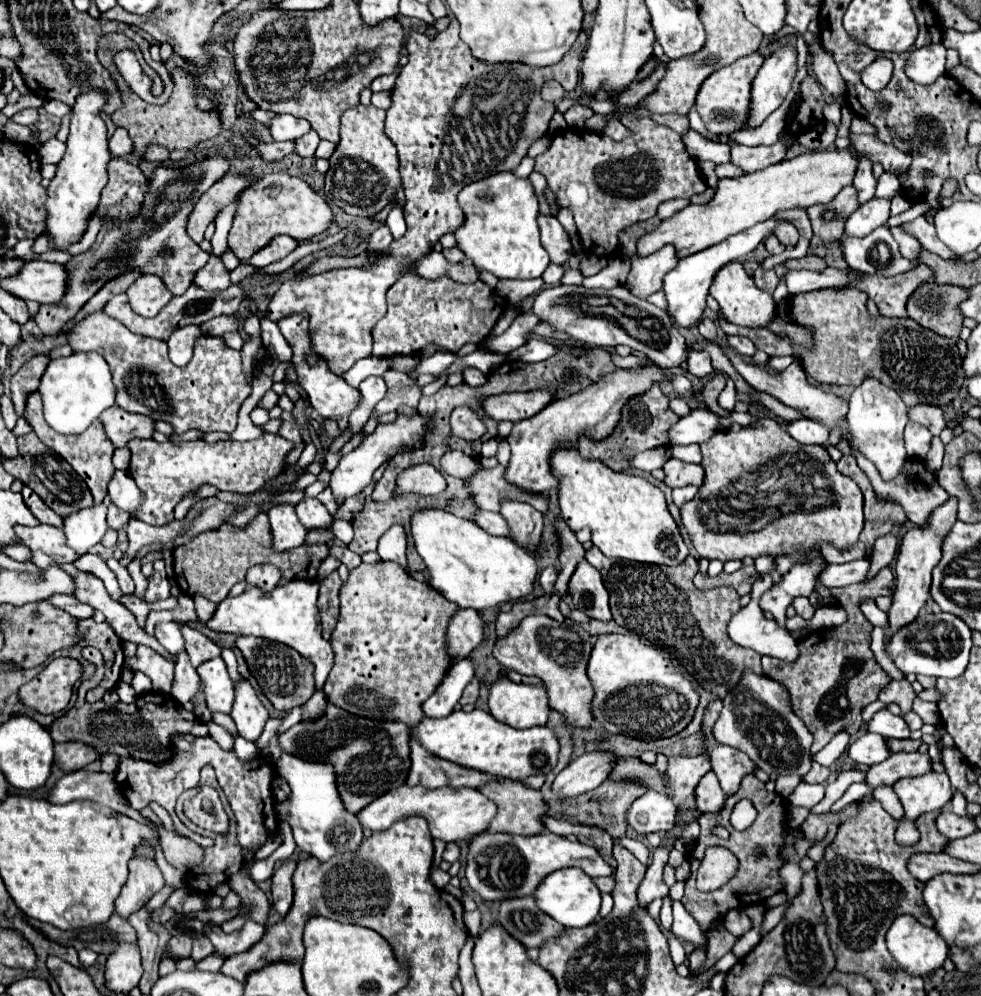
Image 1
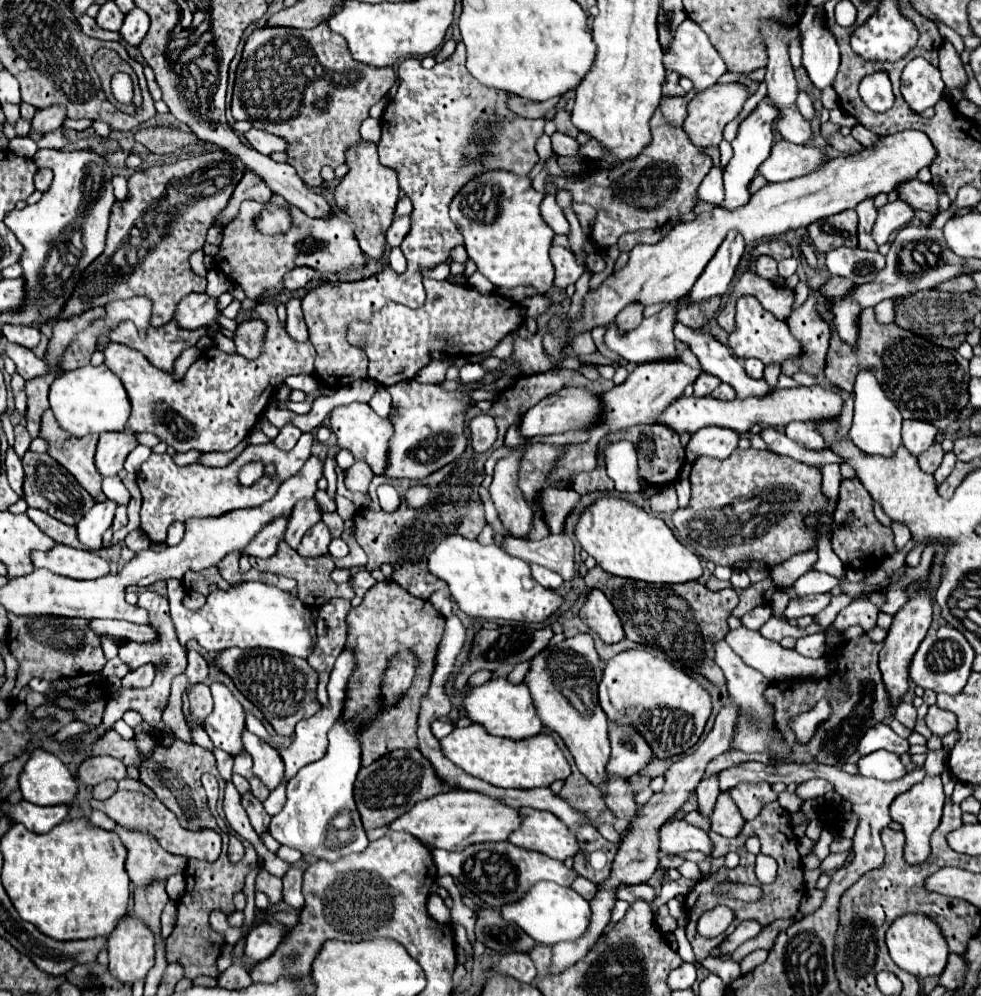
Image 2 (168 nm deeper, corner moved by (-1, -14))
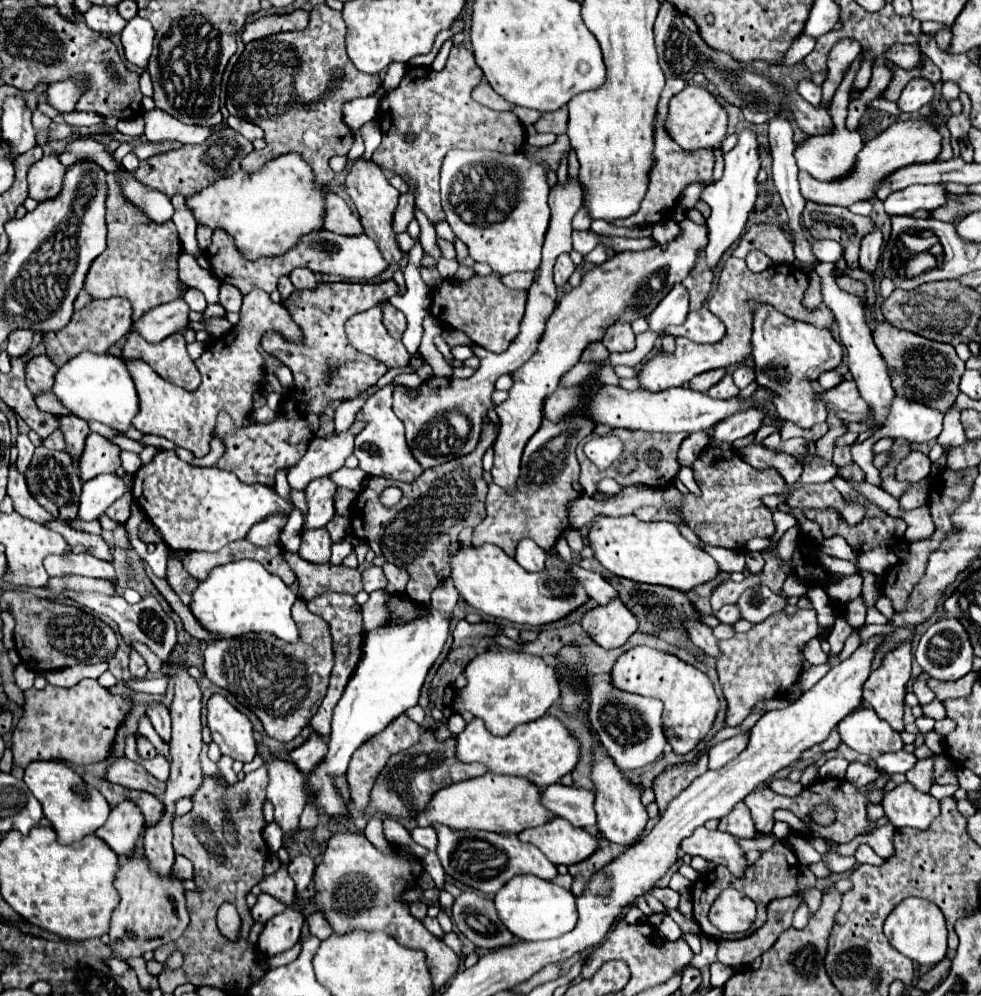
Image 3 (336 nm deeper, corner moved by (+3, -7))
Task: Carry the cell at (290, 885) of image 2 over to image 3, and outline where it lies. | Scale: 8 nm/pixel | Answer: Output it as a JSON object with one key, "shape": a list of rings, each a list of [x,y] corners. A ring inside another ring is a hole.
{"shape":[[[299,855],[289,863],[289,875],[295,881],[295,891],[301,893],[311,883],[311,875],[315,869],[315,861],[307,855]]]}

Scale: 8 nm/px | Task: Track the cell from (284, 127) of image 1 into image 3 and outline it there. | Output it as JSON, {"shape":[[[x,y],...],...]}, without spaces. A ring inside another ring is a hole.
{"shape":[[[229,117],[227,119],[227,125],[231,129],[235,129],[237,133],[241,133],[245,139],[249,141],[255,141],[255,139],[263,139],[263,129],[257,127],[255,123],[249,123],[245,119],[239,119],[239,117]]]}

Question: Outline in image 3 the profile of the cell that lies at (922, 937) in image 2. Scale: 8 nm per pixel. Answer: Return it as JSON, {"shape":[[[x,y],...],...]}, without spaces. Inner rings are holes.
{"shape":[[[909,897],[901,901],[885,919],[883,931],[889,943],[901,955],[909,957],[911,961],[917,961],[919,965],[937,965],[947,953],[947,925],[939,907],[933,905],[931,901],[917,897]]]}

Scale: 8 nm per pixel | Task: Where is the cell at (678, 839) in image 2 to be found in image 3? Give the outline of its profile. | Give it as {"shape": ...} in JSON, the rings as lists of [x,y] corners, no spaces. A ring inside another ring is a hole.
{"shape":[[[697,827],[687,839],[681,841],[681,851],[687,855],[699,855],[717,865],[725,865],[735,875],[743,875],[747,867],[747,861],[743,859],[743,851],[739,849],[735,837],[723,831]]]}

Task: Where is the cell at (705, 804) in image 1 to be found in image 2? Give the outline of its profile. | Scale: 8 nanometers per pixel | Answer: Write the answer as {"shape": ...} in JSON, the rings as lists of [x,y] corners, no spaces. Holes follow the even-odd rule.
{"shape":[[[721,792],[721,796],[717,798],[713,816],[711,816],[713,832],[717,832],[721,836],[727,836],[727,838],[733,838],[733,836],[737,836],[741,832],[743,824],[745,824],[745,818],[737,810],[735,802],[731,802],[729,794]]]}

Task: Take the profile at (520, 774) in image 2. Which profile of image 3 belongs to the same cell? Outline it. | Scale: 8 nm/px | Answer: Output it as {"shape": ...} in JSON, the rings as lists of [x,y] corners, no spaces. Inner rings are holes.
{"shape":[[[543,715],[531,723],[519,725],[517,729],[513,729],[509,735],[505,737],[495,737],[491,735],[485,725],[481,723],[481,719],[473,719],[471,723],[467,723],[467,727],[461,731],[461,735],[455,735],[455,753],[457,759],[463,763],[483,763],[491,773],[499,773],[499,775],[515,775],[515,777],[525,777],[527,781],[535,783],[539,789],[557,783],[563,775],[571,773],[573,767],[579,761],[579,743],[569,735],[569,731],[565,729],[565,725],[549,715]]]}

